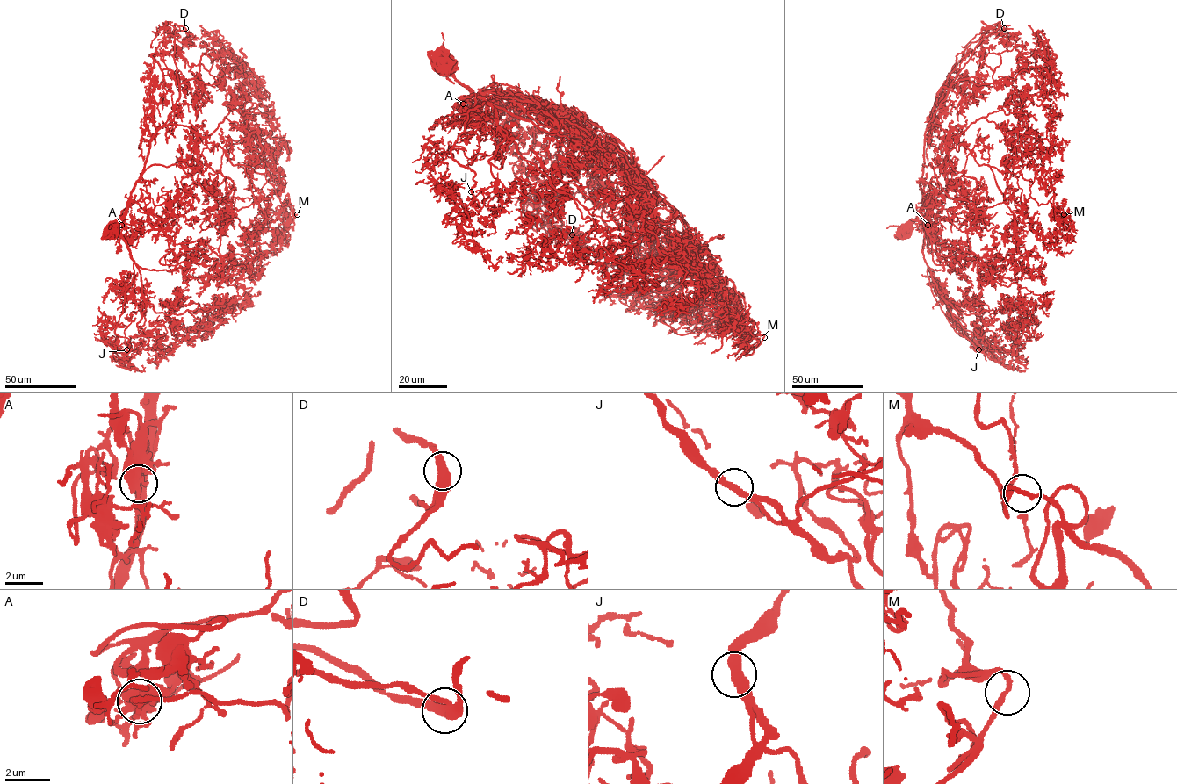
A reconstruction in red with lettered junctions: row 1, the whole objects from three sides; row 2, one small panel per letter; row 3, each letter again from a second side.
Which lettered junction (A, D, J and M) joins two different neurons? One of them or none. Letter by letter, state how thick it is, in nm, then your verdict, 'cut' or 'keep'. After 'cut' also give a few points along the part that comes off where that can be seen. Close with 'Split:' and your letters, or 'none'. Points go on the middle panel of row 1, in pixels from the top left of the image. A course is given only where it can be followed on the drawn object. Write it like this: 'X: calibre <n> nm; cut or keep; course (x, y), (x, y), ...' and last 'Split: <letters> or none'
A: calibre 550 nm; keep
D: calibre 360 nm; keep
J: calibre 380 nm; keep
M: calibre 240 nm; keep
Split: none

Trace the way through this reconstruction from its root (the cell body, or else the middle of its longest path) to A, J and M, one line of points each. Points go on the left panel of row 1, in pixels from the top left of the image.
A: (110, 230), (113, 230), (113, 226), (122, 217), (126, 206), (133, 201), (125, 212), (121, 225)
J: (110, 230), (133, 201), (121, 229), (133, 276), (115, 328), (128, 339), (126, 349)
M: (110, 230), (148, 167), (219, 172), (224, 153), (267, 172), (297, 214)

